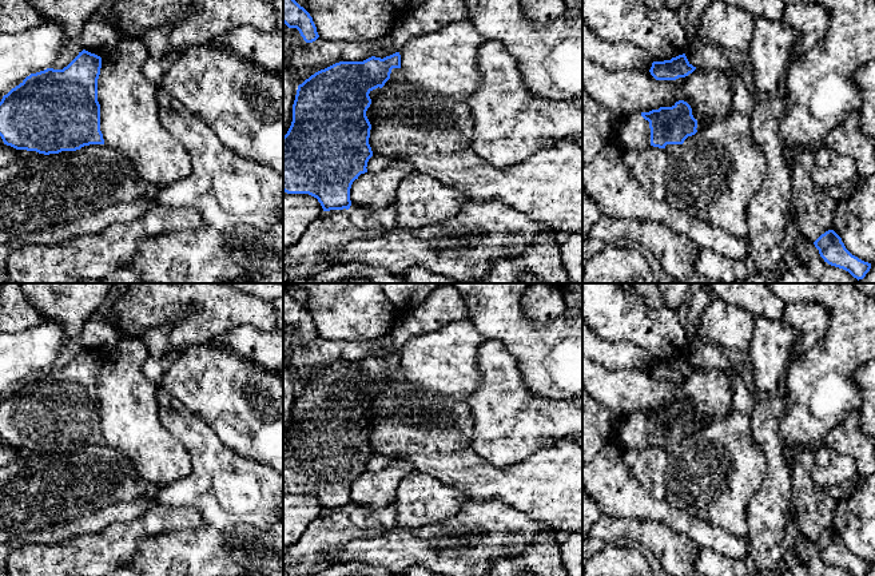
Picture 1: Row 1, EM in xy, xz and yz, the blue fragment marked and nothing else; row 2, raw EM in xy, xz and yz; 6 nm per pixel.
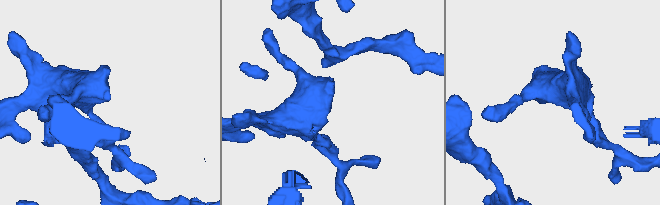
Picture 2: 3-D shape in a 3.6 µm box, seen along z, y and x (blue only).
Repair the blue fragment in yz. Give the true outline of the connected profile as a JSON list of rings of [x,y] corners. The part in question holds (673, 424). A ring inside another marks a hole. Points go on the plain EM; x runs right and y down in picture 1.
[[[679,400],[672,406],[660,406],[649,412],[631,413],[623,418],[619,442],[621,449],[640,449],[647,445],[665,448],[667,444],[683,444],[697,432],[697,420],[691,405]]]

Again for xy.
[[[85,349],[63,369],[31,373],[0,401],[0,436],[16,449],[49,454],[104,444],[98,378],[102,357]]]

